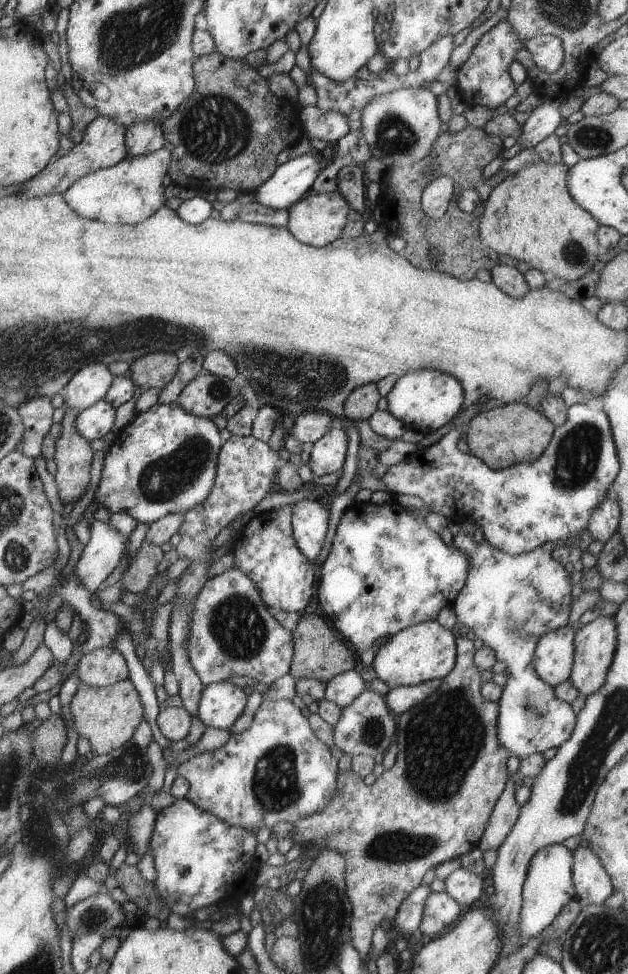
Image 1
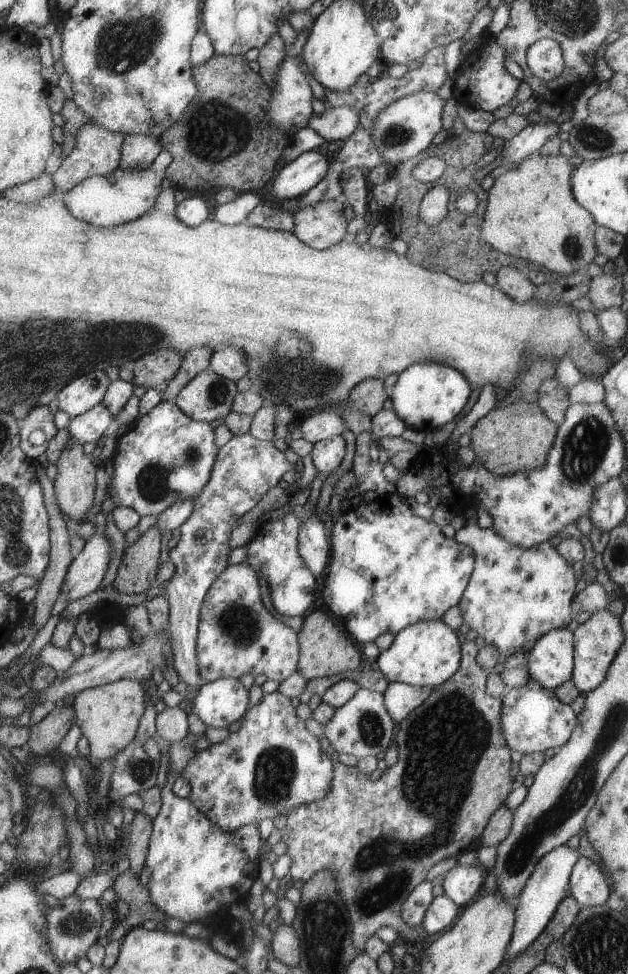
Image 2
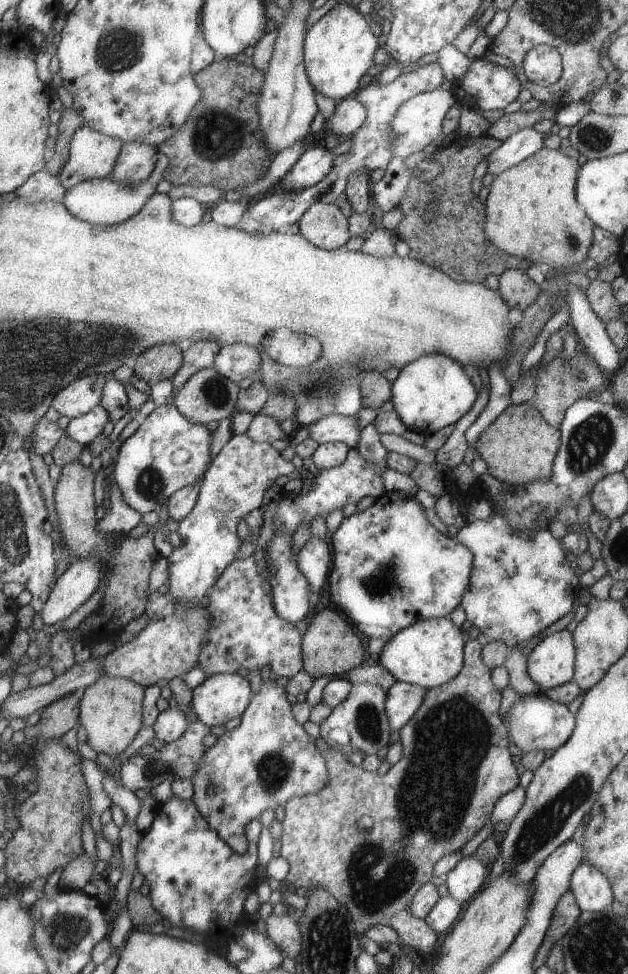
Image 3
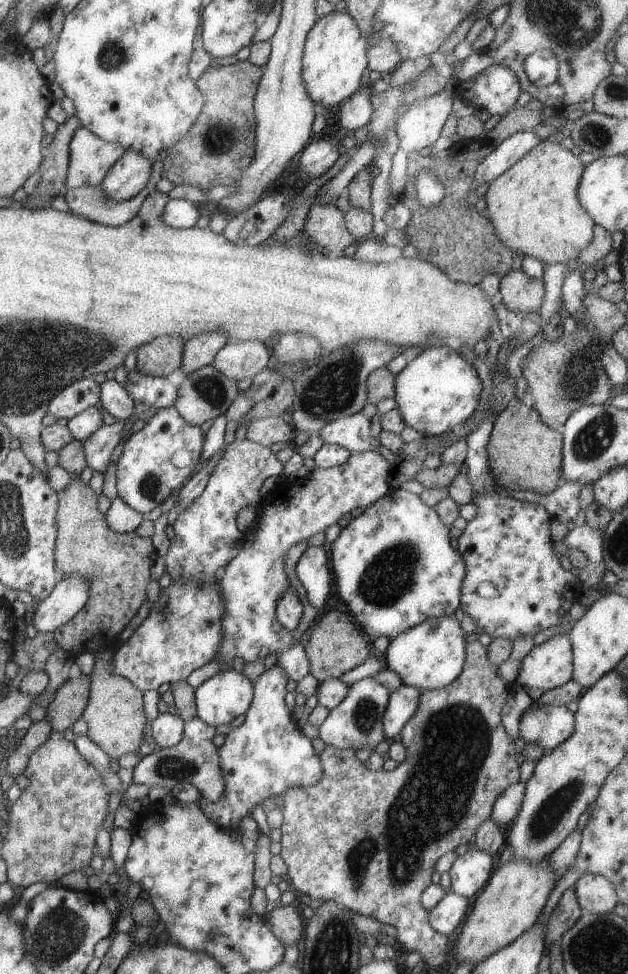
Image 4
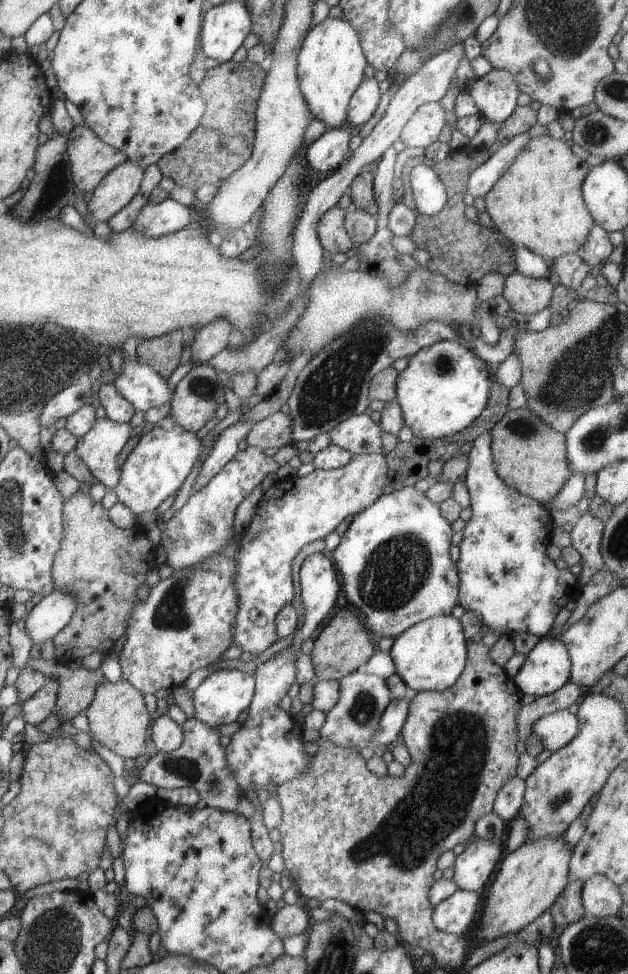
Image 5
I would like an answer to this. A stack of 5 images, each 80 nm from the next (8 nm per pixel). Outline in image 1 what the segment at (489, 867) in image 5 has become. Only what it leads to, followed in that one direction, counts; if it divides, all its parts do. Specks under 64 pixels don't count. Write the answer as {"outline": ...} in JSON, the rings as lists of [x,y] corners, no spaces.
{"outline":[[[457,868],[445,878],[443,884],[445,884],[444,892],[459,906],[471,906],[482,896],[481,892],[484,892],[479,870],[471,872],[465,868]]]}

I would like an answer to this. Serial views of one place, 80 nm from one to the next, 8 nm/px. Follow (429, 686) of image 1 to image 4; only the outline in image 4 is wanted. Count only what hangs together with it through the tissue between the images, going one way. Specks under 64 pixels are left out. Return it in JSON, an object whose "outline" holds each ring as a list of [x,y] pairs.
{"outline":[[[401,685],[389,693],[388,703],[382,716],[385,739],[400,733],[402,726],[416,709],[419,695],[420,691],[407,685]]]}

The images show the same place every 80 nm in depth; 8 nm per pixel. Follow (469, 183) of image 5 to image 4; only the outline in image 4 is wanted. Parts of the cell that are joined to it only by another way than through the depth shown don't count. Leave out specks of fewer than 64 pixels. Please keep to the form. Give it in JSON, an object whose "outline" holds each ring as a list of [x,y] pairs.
{"outline":[[[517,131],[502,140],[477,165],[473,176],[473,187],[482,182],[490,183],[528,153],[539,141],[540,138],[532,131]]]}

